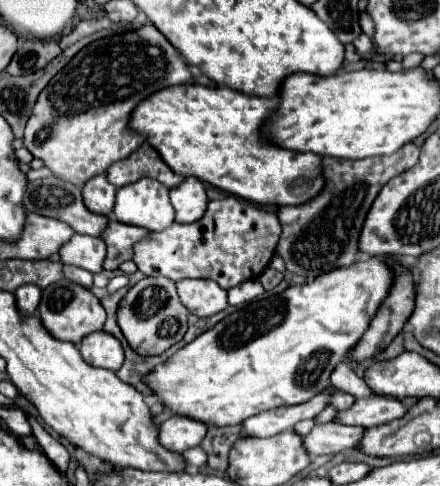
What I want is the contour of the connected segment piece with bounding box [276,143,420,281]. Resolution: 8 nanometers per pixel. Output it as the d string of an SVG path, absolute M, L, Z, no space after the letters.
M410 143L388 157L368 157L364 161L340 161L334 157L324 157L322 159L322 175L326 181L324 189L314 199L302 205L296 207L284 205L278 207L276 211L282 225L276 255L284 259L286 269L312 281L312 277L360 261L358 239L368 209L372 207L378 191L386 181L400 175L402 171L412 169L418 163L418 153L420 149Z

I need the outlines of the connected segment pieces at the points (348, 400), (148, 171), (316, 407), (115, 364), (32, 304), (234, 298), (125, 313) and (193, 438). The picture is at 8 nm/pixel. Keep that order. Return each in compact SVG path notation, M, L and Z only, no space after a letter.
M338 389L332 391L332 395L330 395L330 405L336 409L348 409L352 403L354 403L354 397L348 393L342 393Z
M148 143L140 145L136 149L136 153L126 157L124 161L118 161L116 165L112 165L112 169L108 169L106 177L114 187L130 185L142 177L152 177L152 179L160 181L162 185L166 185L168 189L172 189L184 181L184 177L172 173L172 169L160 159L160 155L156 151L152 151L152 147Z
M328 391L318 393L316 397L312 397L312 401L306 401L304 405L290 405L290 407L280 407L280 409L270 409L270 411L262 411L258 415L248 417L246 421L242 421L242 437L272 437L278 435L282 431L292 429L292 425L296 425L298 421L304 419L312 419L314 415L318 415L328 401Z
M96 331L86 335L80 343L80 353L86 363L110 371L118 371L124 361L124 351L120 341L106 331Z
M22 285L16 289L16 301L18 301L18 309L20 313L24 315L34 315L36 309L38 309L38 303L40 303L40 293L42 289L38 285Z
M252 279L252 281L244 281L244 285L232 287L228 291L228 301L230 301L230 305L240 305L240 303L246 303L246 301L260 297L262 293L264 293L262 283L258 279Z
M146 277L138 281L118 307L118 325L128 345L140 355L162 355L178 343L188 329L188 309L180 303L176 283L168 277Z
M172 415L158 427L158 441L168 451L182 453L190 447L196 447L204 439L206 429L208 427L200 425L200 421Z

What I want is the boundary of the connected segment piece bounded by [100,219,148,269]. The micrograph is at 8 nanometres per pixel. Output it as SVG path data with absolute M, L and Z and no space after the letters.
M112 219L100 235L100 239L106 243L106 259L102 263L104 269L118 269L120 263L132 259L132 245L144 235L148 235L146 229Z

